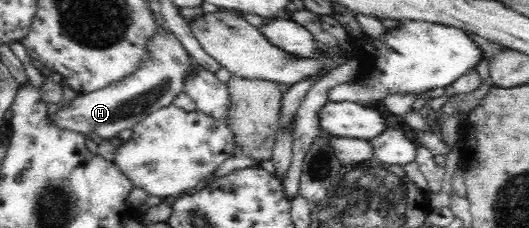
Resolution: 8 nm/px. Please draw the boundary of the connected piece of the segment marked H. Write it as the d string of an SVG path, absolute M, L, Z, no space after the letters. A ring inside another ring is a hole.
M163 27L146 44L150 51L150 58L143 60L135 73L103 89L77 94L67 105L60 106L59 111L47 113L51 124L61 130L79 133L85 136L85 139L91 139L95 134L108 140L110 137L117 136L123 129L129 129L135 123L143 121L143 117L147 117L147 114L169 106L171 99L183 91L181 83L187 71L191 69L189 61L193 61L175 36Z

